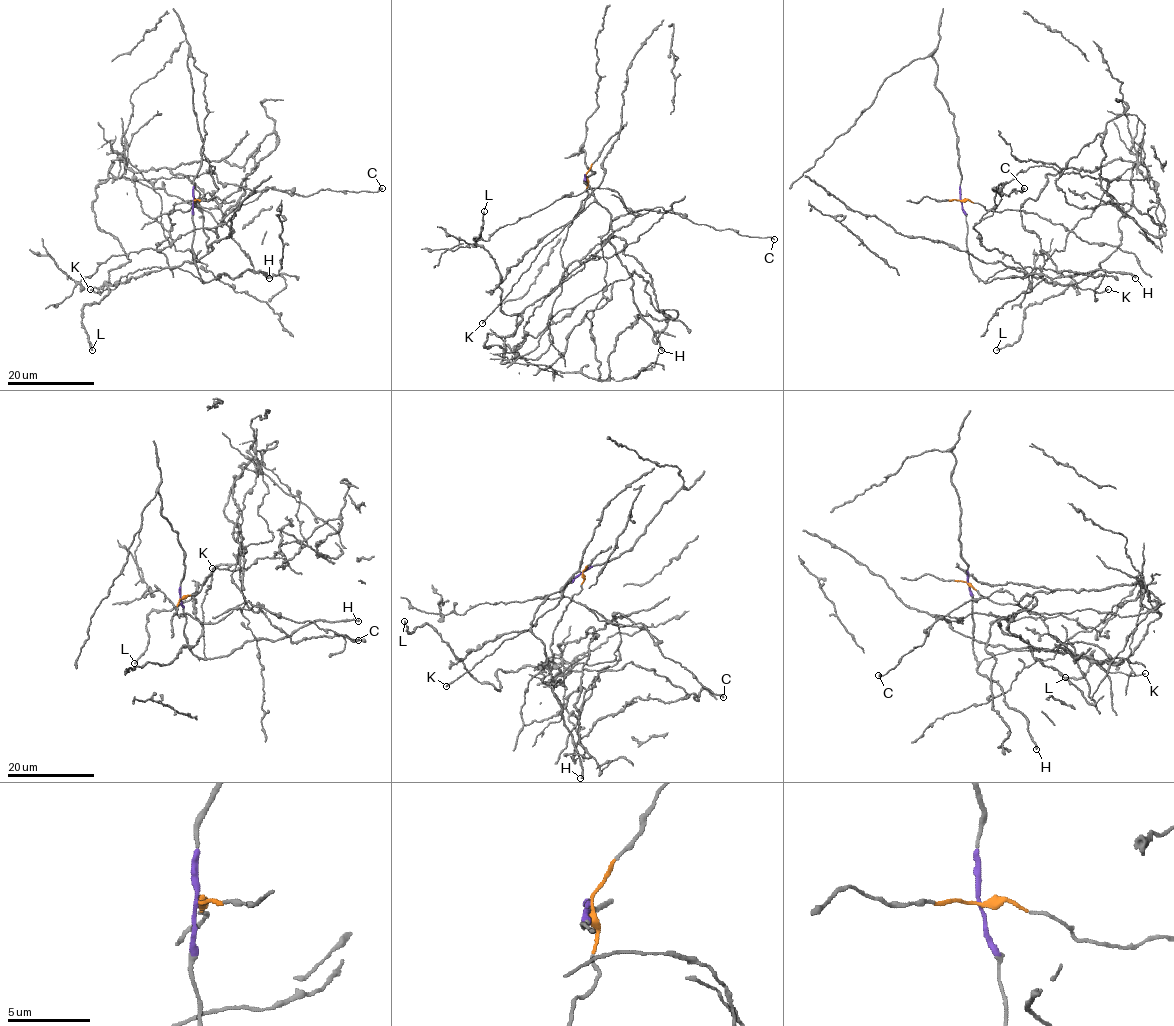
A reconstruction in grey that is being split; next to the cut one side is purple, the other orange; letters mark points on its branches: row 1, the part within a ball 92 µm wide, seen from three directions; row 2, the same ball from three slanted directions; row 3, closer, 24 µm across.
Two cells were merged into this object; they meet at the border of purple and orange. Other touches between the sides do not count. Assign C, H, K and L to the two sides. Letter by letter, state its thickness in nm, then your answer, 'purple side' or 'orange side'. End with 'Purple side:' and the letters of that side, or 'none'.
C: 280 nm thick; orange side
H: 360 nm thick; purple side
K: 220 nm thick; purple side
L: 240 nm thick; orange side
Purple side: H, K

